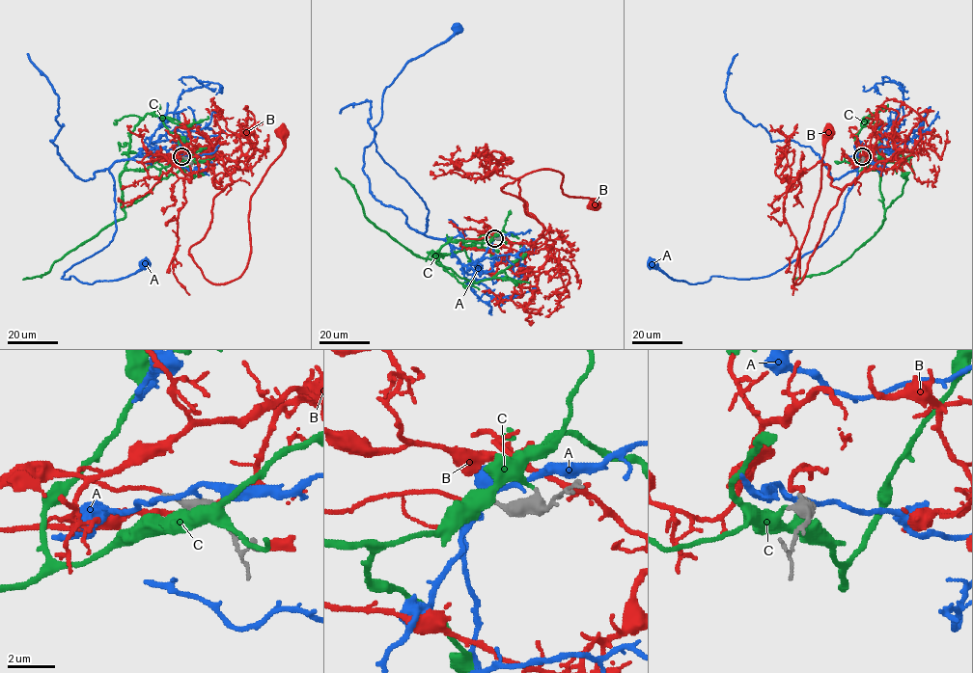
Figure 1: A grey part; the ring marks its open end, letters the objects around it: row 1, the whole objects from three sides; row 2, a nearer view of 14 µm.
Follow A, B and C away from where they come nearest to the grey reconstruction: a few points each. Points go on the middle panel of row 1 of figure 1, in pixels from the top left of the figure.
A: (494, 238), (481, 259), (463, 265), (446, 241), (421, 233), (425, 203), (375, 141), (386, 88), (457, 28)
B: (494, 238), (460, 244), (504, 256), (542, 235), (502, 190), (541, 169), (596, 204)
C: (499, 236), (482, 242), (447, 241), (431, 255), (437, 260), (420, 257), (365, 215), (353, 187), (335, 168)

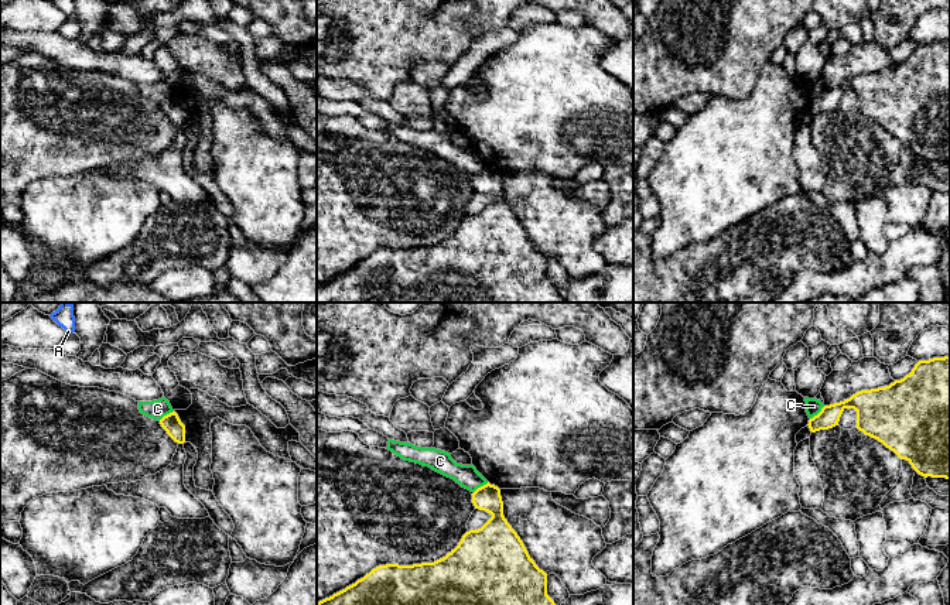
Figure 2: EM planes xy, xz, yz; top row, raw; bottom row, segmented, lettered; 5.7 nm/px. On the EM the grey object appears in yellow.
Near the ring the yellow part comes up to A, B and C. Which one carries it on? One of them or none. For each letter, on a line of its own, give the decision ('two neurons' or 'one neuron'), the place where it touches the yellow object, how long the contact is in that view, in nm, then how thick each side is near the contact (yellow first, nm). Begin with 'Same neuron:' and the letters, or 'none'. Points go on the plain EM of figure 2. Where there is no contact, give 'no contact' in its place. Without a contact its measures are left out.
Same neuron: B
A: two neurons; no contact
B: one neuron; no contact
C: two neurons; contact yz (819, 96); length 120 nm; calibres 120 and 90 nm

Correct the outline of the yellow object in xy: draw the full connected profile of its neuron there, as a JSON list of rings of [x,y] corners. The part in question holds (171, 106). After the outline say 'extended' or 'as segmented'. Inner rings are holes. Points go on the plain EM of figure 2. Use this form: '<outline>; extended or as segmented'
[[[175,95],[164,99],[160,103],[160,107],[175,126],[185,126],[185,109],[181,106]]]; as segmented

